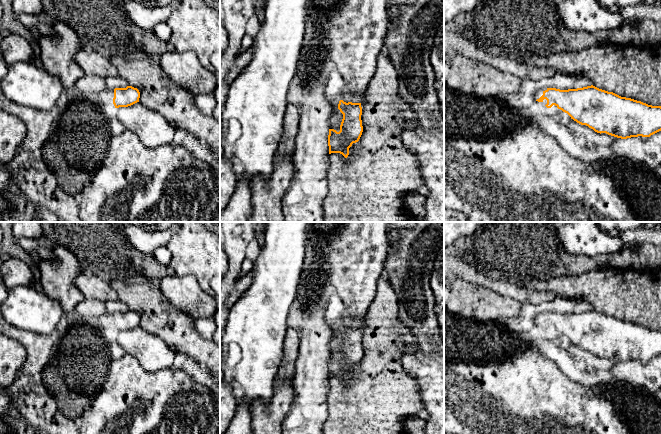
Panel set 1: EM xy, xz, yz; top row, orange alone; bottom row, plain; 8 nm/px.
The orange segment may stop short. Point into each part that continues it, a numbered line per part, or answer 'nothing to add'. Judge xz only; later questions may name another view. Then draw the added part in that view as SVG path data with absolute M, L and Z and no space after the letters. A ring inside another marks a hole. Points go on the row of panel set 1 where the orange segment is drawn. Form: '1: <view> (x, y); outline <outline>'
1: xz (355, 29); outline M344 0L331 9L325 17L327 60L332 60L343 77L346 90L350 93L349 102L361 103L362 96L372 79L377 66L377 58L384 51L384 38L388 31L389 17L387 0Z

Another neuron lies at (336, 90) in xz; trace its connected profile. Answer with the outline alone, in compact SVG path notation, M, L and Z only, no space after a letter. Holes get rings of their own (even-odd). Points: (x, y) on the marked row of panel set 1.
M337 69L327 73L326 97L334 106L328 120L329 129L334 129L339 132L343 114L338 109L338 101L343 100L348 103L350 93L346 90L345 81Z

